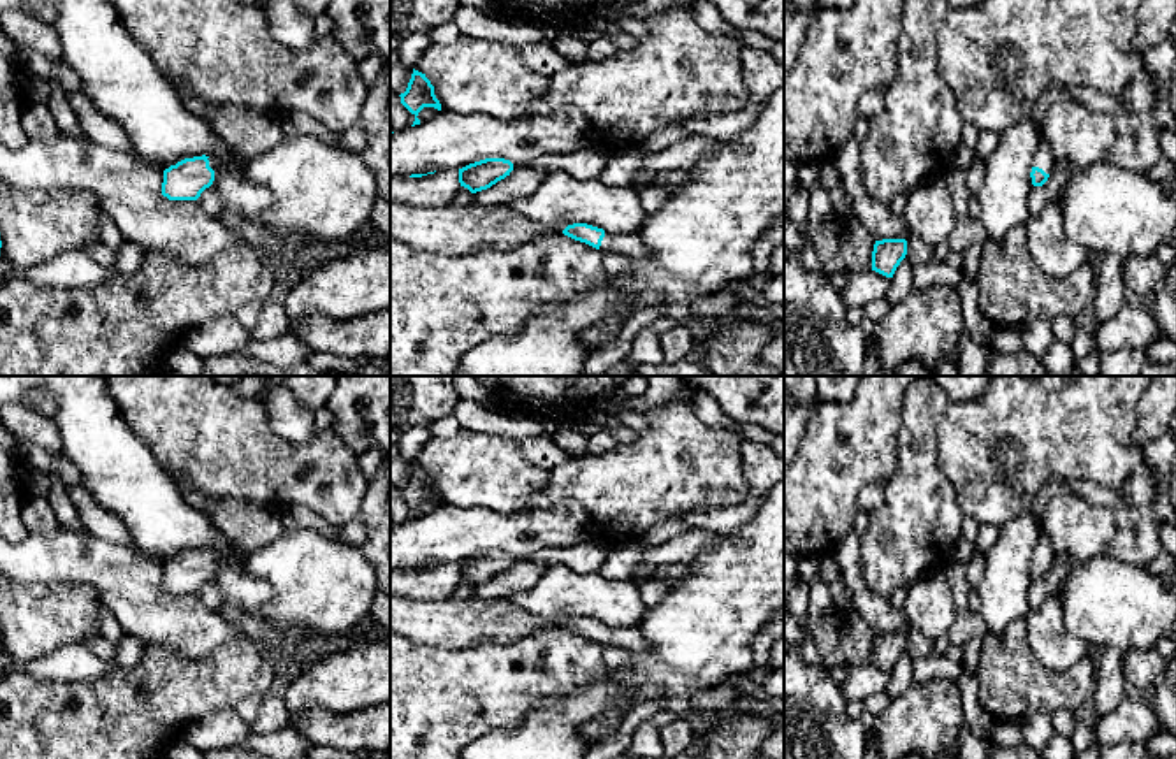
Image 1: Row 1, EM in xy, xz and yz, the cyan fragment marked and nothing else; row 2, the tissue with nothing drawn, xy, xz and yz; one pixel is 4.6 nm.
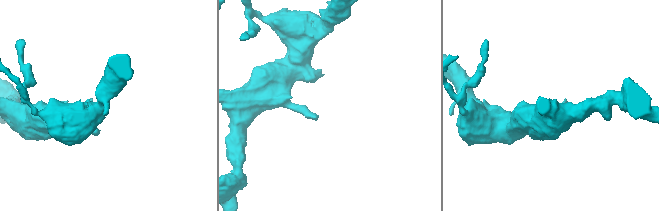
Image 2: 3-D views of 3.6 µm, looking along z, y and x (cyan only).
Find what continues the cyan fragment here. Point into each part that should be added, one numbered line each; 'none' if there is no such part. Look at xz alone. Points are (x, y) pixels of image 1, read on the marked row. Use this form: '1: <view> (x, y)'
1: xz (630, 245)

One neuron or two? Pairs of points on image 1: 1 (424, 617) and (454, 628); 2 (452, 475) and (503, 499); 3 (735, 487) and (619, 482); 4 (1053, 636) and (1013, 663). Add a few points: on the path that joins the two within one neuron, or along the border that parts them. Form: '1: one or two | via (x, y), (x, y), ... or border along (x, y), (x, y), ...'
1: one | via (431, 622), (447, 624)
2: one | via (464, 484), (487, 484), (491, 487)
3: one | via (707, 482), (647, 482)
4: two | border along (1025, 619), (1034, 656), (1048, 668), (1066, 672)

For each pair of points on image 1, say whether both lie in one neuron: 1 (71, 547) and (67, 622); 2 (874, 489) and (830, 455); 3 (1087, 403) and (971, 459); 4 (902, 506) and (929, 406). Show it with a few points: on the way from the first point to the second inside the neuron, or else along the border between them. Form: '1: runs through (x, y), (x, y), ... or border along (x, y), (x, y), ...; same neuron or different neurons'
1: border along (27, 587), (88, 585), (101, 603); different neurons
2: border along (883, 484), (867, 484), (858, 492), (856, 505); different neurons
3: runs through (1050, 426), (1036, 429), (972, 429); same neuron
4: runs through (918, 482), (918, 431); same neuron

